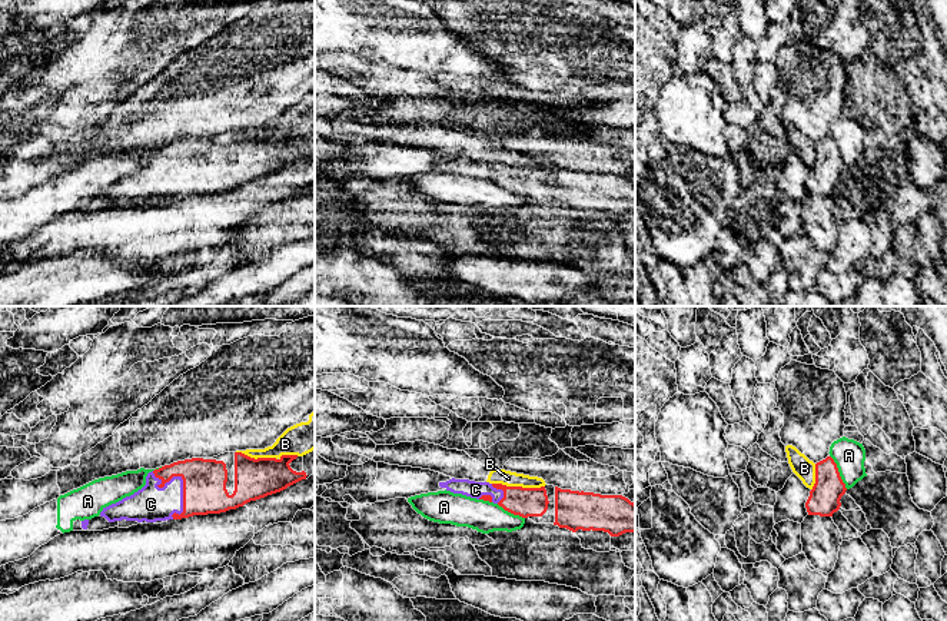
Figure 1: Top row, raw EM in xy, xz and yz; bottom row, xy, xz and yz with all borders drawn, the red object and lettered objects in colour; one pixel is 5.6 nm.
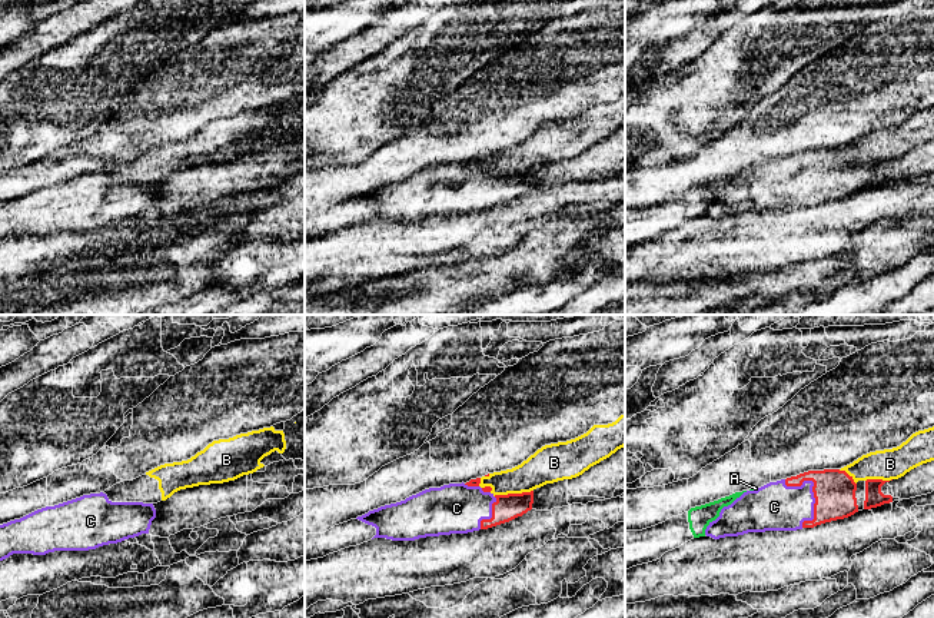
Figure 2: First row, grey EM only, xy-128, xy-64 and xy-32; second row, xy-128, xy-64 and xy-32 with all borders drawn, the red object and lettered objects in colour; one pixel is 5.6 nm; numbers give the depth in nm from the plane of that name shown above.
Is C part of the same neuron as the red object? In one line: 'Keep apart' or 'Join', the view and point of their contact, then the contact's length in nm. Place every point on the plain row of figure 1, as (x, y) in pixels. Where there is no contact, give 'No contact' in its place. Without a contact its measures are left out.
Join. Touches red at xy (183, 162). Shared border 300 nm

